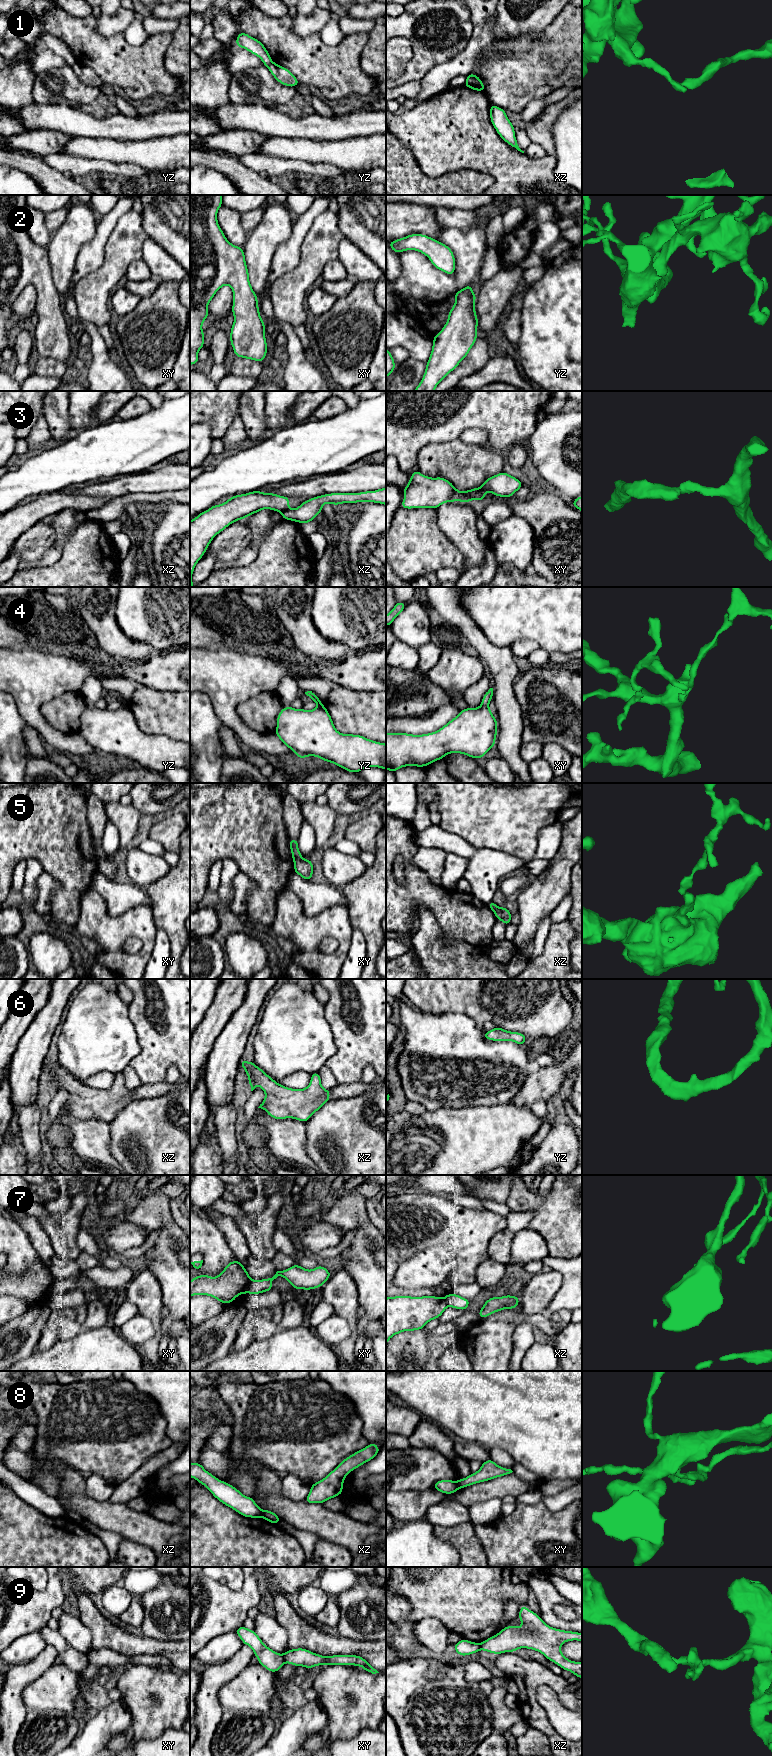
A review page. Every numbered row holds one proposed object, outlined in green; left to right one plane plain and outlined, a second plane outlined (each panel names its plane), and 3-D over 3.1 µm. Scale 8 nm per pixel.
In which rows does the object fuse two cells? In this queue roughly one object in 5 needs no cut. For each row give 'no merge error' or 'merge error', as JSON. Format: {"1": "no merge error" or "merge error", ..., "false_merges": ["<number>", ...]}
{"1": "merge error", "2": "no merge error", "3": "merge error", "4": "merge error", "5": "merge error", "6": "no merge error", "7": "merge error", "8": "merge error", "9": "merge error", "false_merges": ["1", "3", "4", "5", "7", "8", "9"]}

